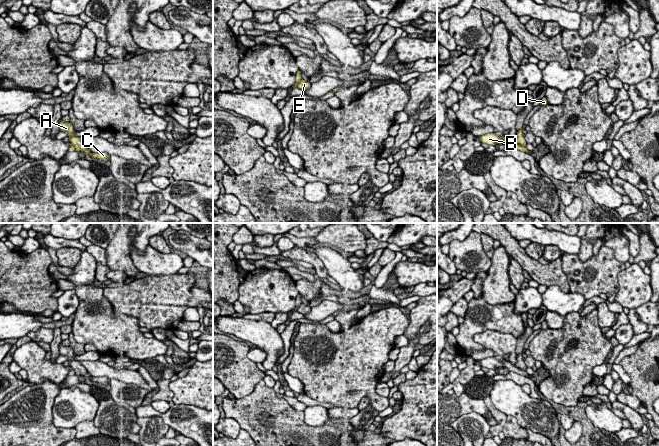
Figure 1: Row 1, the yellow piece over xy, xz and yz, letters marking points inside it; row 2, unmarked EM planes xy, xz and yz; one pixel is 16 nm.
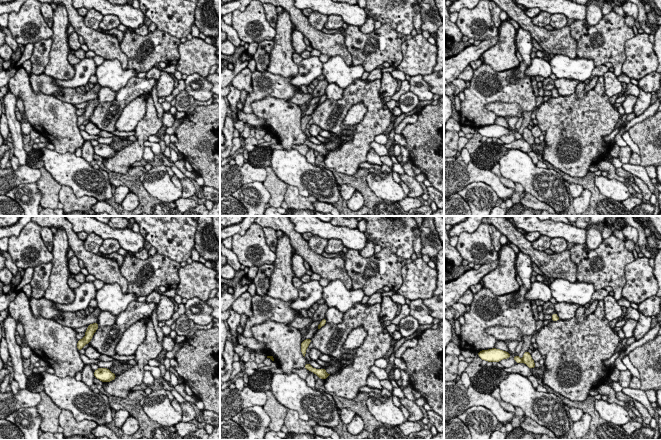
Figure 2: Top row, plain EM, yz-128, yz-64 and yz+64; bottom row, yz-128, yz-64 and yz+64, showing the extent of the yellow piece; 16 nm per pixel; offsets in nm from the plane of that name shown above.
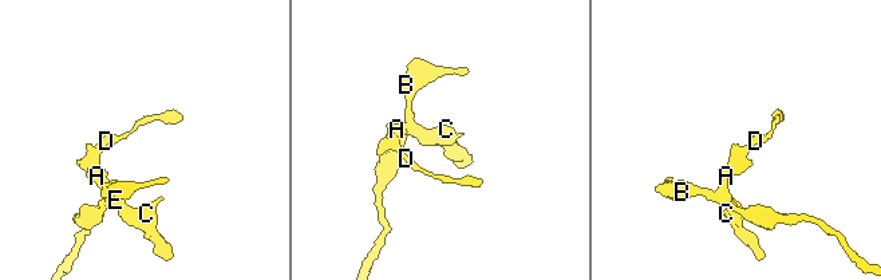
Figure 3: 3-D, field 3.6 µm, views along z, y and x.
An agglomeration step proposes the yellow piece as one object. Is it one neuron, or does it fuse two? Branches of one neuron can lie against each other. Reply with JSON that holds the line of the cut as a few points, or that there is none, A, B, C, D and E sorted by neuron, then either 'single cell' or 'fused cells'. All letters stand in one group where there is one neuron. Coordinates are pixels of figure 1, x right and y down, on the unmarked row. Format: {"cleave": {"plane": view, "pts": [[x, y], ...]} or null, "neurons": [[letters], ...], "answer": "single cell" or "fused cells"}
{"cleave": {"plane": "yz", "pts": [[515, 366], [525, 371]]}, "neurons": [["A", "C", "D", "E"], ["B"]], "answer": "fused cells"}

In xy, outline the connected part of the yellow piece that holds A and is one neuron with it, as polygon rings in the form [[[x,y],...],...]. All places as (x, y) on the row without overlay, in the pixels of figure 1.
[[[59,346],[60,355],[67,356],[68,361],[70,362],[70,366],[72,370],[75,371],[76,375],[80,375],[82,377],[88,378],[90,381],[95,383],[100,383],[104,385],[110,384],[110,380],[107,377],[91,377],[87,370],[82,366],[81,361],[75,359],[74,351],[70,346]]]

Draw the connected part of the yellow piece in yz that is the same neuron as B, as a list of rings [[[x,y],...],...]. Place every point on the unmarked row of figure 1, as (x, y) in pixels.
[[[493,356],[484,358],[482,360],[479,360],[479,364],[480,364],[481,367],[485,367],[485,368],[488,368],[488,369],[496,369],[496,368],[499,368],[499,367],[505,366],[505,367],[508,368],[509,371],[516,372],[516,373],[518,373],[520,375],[523,375],[525,377],[528,377],[528,378],[530,378],[530,376],[531,376],[526,371],[523,371],[523,370],[517,368],[516,366],[513,366],[510,362],[498,361]]]

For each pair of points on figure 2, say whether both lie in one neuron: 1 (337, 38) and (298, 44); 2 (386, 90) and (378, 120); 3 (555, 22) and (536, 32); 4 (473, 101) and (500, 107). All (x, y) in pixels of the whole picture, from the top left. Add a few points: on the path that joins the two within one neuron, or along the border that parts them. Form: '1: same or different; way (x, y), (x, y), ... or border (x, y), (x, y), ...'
1: different; border (295, 28), (304, 36)
2: different; border (380, 79), (380, 95), (382, 97)
3: different; border (566, 25), (553, 29)
4: different; border (511, 102), (490, 102), (484, 107)

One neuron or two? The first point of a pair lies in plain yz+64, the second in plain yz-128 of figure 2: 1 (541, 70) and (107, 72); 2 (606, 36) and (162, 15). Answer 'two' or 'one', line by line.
1: two
2: two

